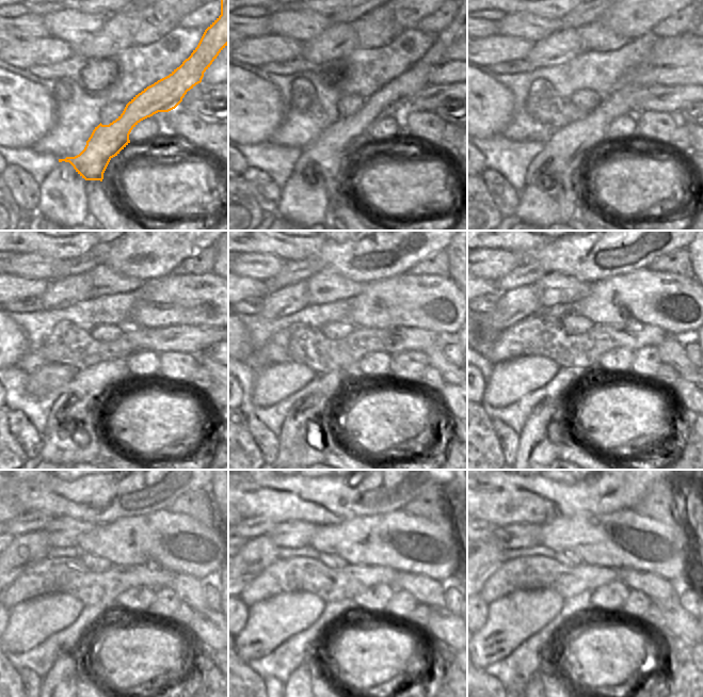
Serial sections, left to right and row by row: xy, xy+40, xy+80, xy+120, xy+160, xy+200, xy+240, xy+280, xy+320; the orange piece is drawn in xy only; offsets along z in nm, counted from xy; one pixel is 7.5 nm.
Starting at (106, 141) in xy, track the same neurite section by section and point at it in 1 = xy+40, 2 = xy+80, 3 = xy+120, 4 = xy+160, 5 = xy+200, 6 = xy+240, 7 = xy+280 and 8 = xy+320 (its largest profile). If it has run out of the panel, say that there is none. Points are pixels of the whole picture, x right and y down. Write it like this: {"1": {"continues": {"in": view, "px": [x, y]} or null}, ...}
{"1": {"continues": {"in": "xy+40", "px": [328, 156]}}, "2": {"continues": {"in": "xy+80", "px": [558, 165]}}, "3": {"continues": {"in": "xy+120", "px": [79, 407]}}, "4": {"continues": {"in": "xy+160", "px": [293, 447]}}, "5": {"continues": {"in": "xy+200", "px": [537, 439]}}, "6": {"continues": {"in": "xy+240", "px": [59, 686]}}, "7": {"continues": {"in": "xy+280", "px": [298, 686]}}, "8": {"continues": {"in": "xy+320", "px": [534, 686]}}}

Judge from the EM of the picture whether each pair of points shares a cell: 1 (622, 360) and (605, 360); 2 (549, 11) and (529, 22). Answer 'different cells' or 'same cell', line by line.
1: same cell
2: different cells

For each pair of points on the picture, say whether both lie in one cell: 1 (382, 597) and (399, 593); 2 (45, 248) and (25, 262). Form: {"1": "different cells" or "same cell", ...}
{"1": "different cells", "2": "different cells"}

